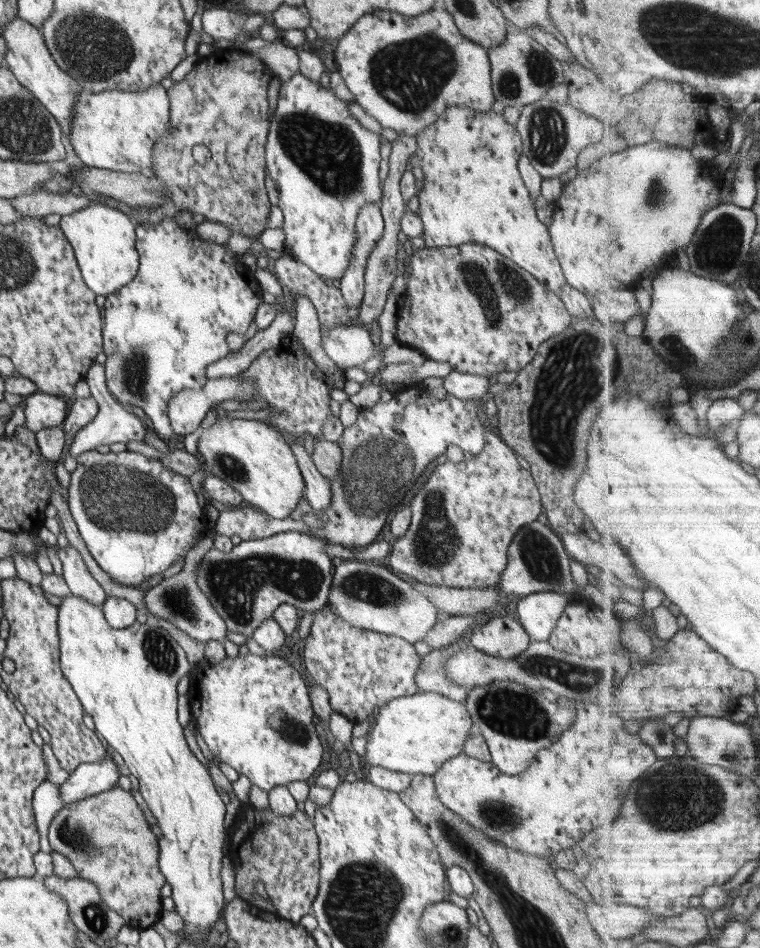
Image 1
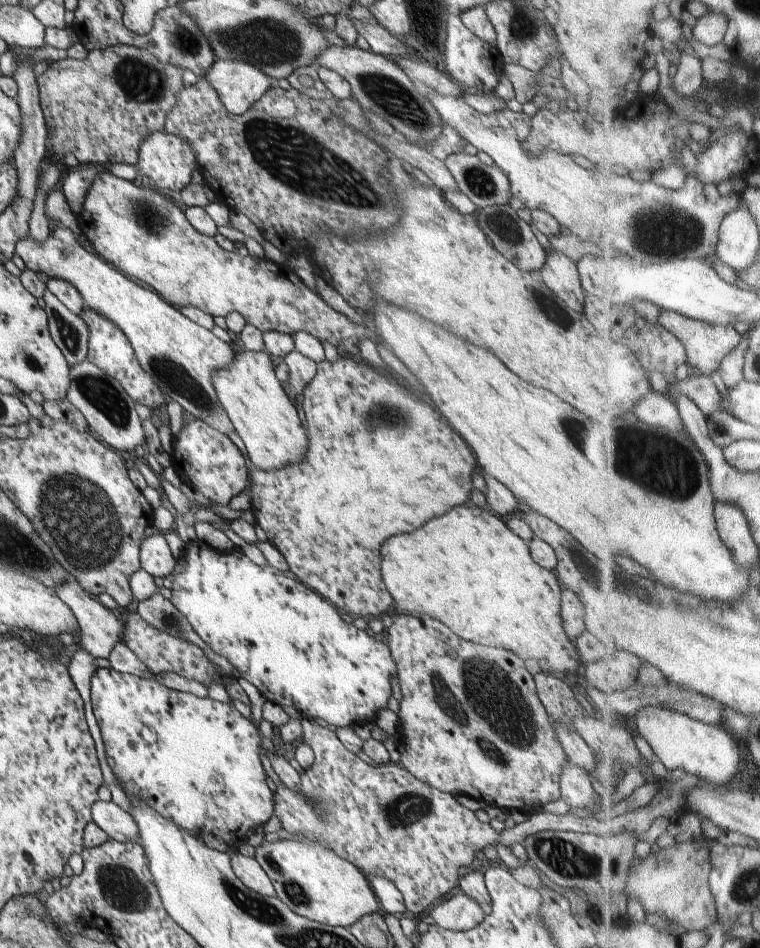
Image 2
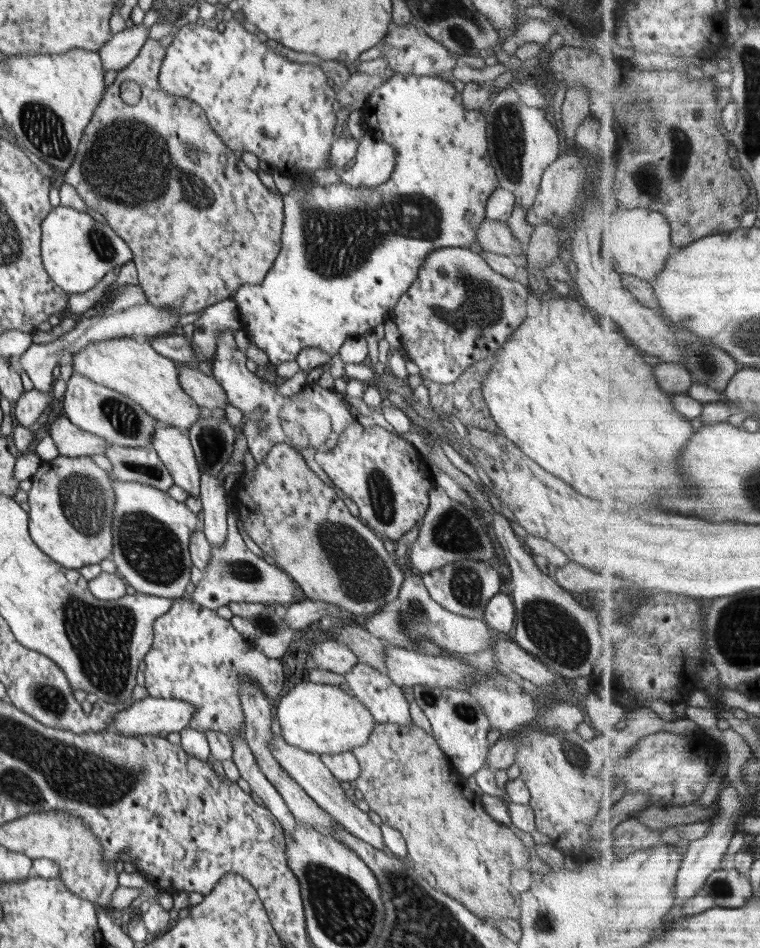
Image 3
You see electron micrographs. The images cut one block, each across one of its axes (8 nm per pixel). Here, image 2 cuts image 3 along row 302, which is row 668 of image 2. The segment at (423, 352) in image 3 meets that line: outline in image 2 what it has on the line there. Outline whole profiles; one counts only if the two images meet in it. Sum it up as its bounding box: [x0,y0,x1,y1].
[385,612,569,816]

